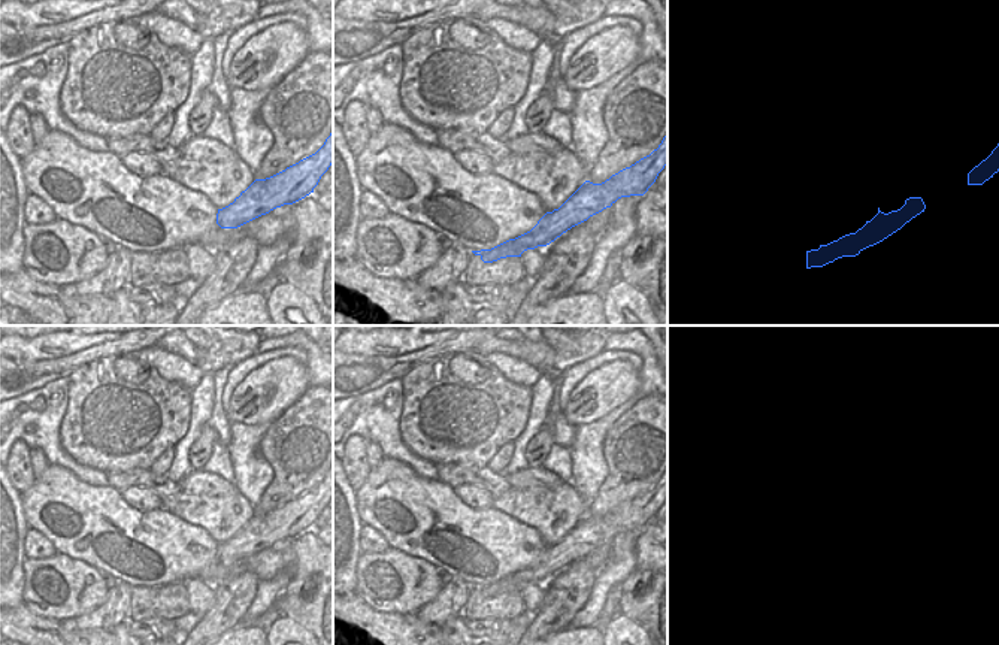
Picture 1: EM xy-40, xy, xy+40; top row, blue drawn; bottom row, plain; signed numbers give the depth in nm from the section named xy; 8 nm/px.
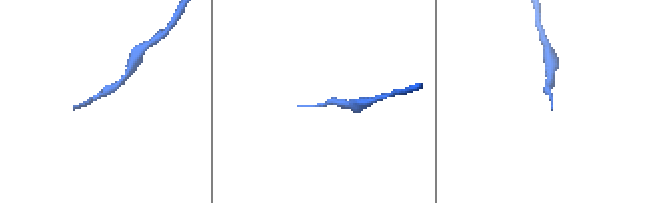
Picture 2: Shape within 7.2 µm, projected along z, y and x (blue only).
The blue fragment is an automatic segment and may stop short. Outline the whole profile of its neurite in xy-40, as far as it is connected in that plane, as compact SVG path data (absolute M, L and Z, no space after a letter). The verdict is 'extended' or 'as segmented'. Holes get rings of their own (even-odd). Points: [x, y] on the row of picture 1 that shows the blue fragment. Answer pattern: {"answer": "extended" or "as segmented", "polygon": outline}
{"answer": "as segmented", "polygon": "M333 131L315 154L270 178L255 179L233 203L218 209L217 224L221 228L237 228L276 208L305 199L314 193L332 164Z"}

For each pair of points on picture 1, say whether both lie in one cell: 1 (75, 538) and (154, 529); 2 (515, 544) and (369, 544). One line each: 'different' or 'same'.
1: same
2: different

